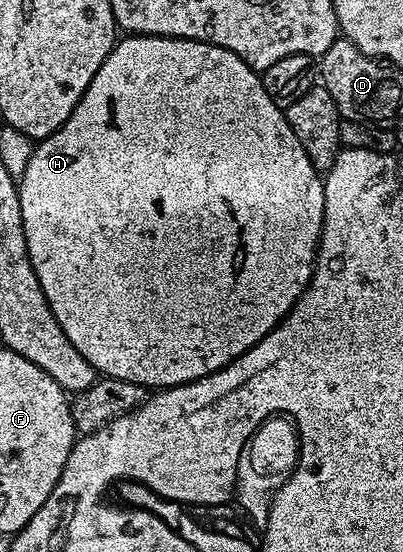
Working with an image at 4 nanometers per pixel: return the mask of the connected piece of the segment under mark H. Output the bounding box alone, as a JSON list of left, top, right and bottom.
[17,35,325,389]

